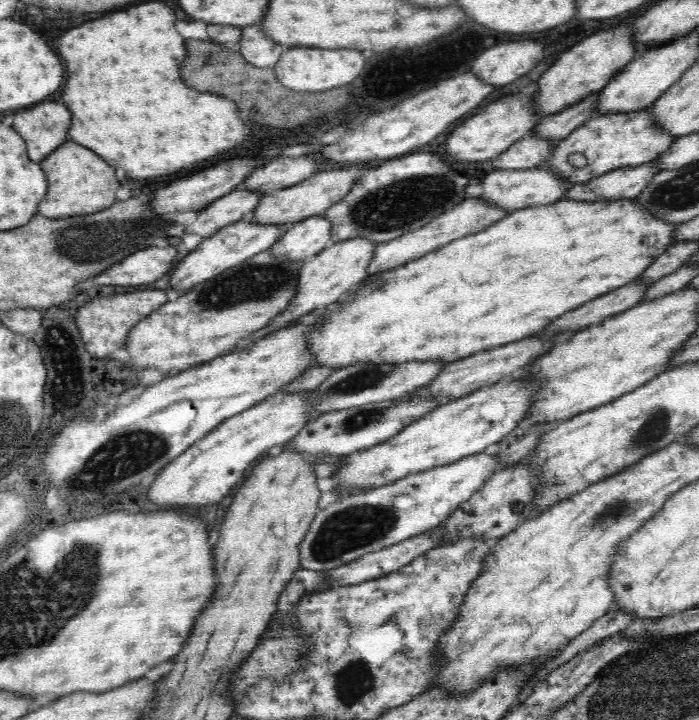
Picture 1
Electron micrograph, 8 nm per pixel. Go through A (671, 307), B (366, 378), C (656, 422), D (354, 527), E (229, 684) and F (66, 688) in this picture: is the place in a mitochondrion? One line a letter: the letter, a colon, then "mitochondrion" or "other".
A: other
B: mitochondrion
C: mitochondrion
D: mitochondrion
E: other
F: other

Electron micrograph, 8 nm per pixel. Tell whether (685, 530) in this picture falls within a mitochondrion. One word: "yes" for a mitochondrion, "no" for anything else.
no

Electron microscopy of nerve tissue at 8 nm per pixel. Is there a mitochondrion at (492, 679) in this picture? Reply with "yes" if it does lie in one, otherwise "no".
no

